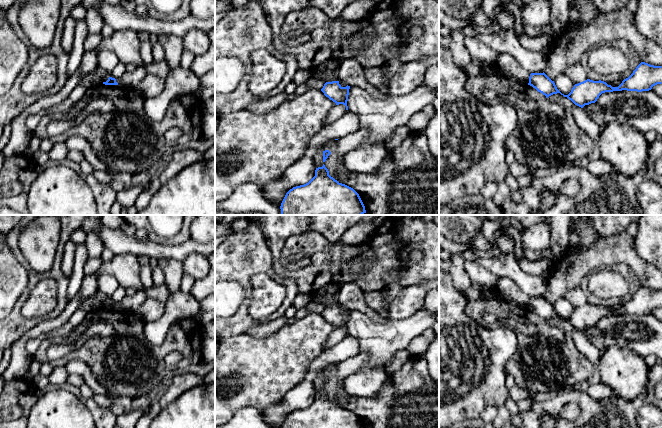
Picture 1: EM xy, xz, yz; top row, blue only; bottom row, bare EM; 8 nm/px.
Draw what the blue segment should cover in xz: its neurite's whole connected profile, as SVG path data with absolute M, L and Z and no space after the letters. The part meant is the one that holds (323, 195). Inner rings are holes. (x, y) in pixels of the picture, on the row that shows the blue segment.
M324 164L316 168L315 176L308 183L293 187L286 193L280 209L280 215L363 215L366 213L359 194L353 188L331 177Z

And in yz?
M641 62L641 63L636 67L636 69L633 71L633 73L632 73L628 78L624 79L624 80L622 81L622 83L621 83L618 87L612 87L611 85L608 85L606 82L601 81L601 80L599 80L599 81L593 81L593 80L587 79L587 80L585 80L585 81L583 81L583 82L580 82L580 83L578 83L578 84L575 84L574 87L572 88L571 92L570 92L568 95L564 95L564 94L562 94L562 93L557 89L557 87L556 87L556 85L555 85L554 81L552 81L544 72L543 72L543 73L531 73L531 74L530 74L530 77L529 77L529 83L528 83L528 85L532 86L532 87L535 88L538 92L540 92L540 93L542 93L543 95L545 95L546 98L548 98L549 96L551 96L551 95L553 95L553 94L560 93L561 95L563 95L564 97L567 97L567 98L568 98L569 100L571 100L575 105L577 105L577 106L579 106L579 107L581 107L581 108L583 108L585 105L589 105L589 104L591 104L591 103L595 103L595 102L597 101L597 99L599 98L599 96L600 96L602 93L605 93L605 92L622 91L622 90L637 91L637 92L649 91L649 90L652 89L653 86L655 86L655 85L657 85L657 84L662 84L662 66L654 66L654 65L650 65L650 64L645 63L645 62Z

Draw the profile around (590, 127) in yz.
M573 104L572 115L578 127L591 139L594 141L599 139L602 128L587 115L583 108Z

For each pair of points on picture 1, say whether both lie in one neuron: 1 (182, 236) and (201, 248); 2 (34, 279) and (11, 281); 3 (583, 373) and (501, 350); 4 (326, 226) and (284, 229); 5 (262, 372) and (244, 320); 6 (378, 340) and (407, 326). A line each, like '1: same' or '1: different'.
1: different
2: different
3: different
4: different
5: different
6: same

